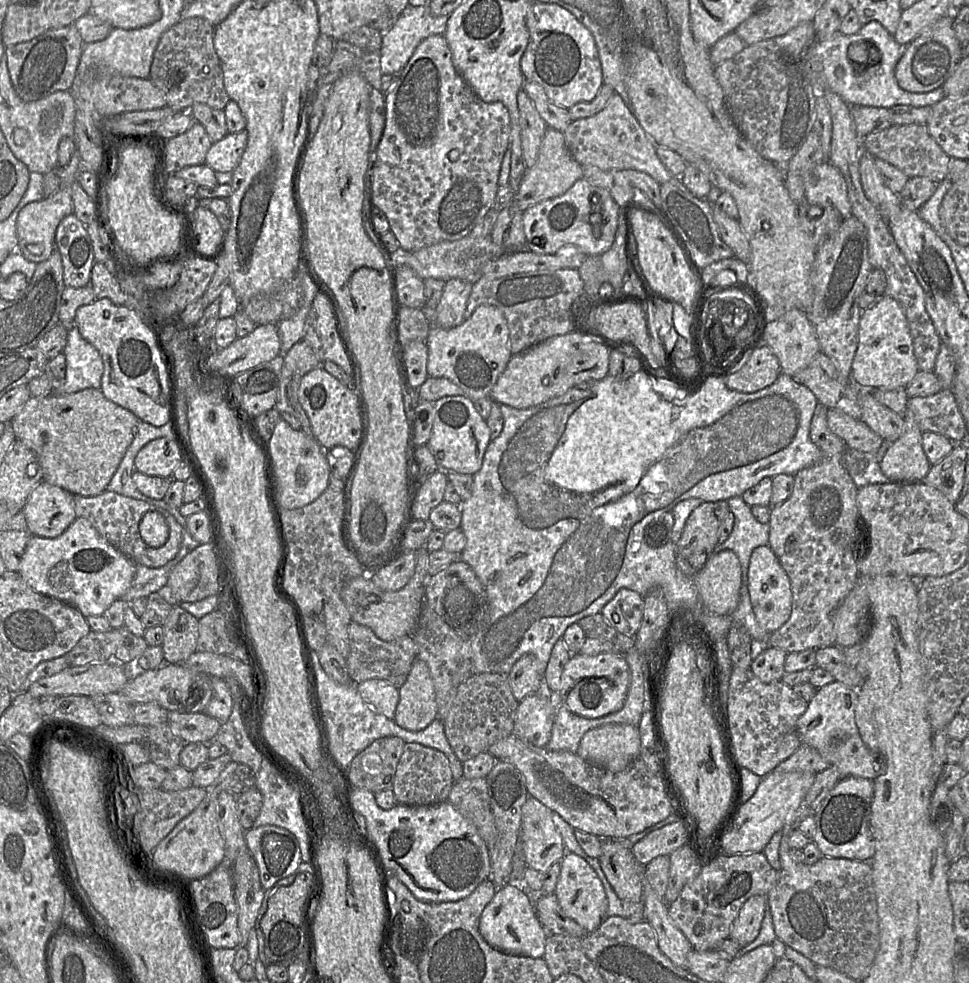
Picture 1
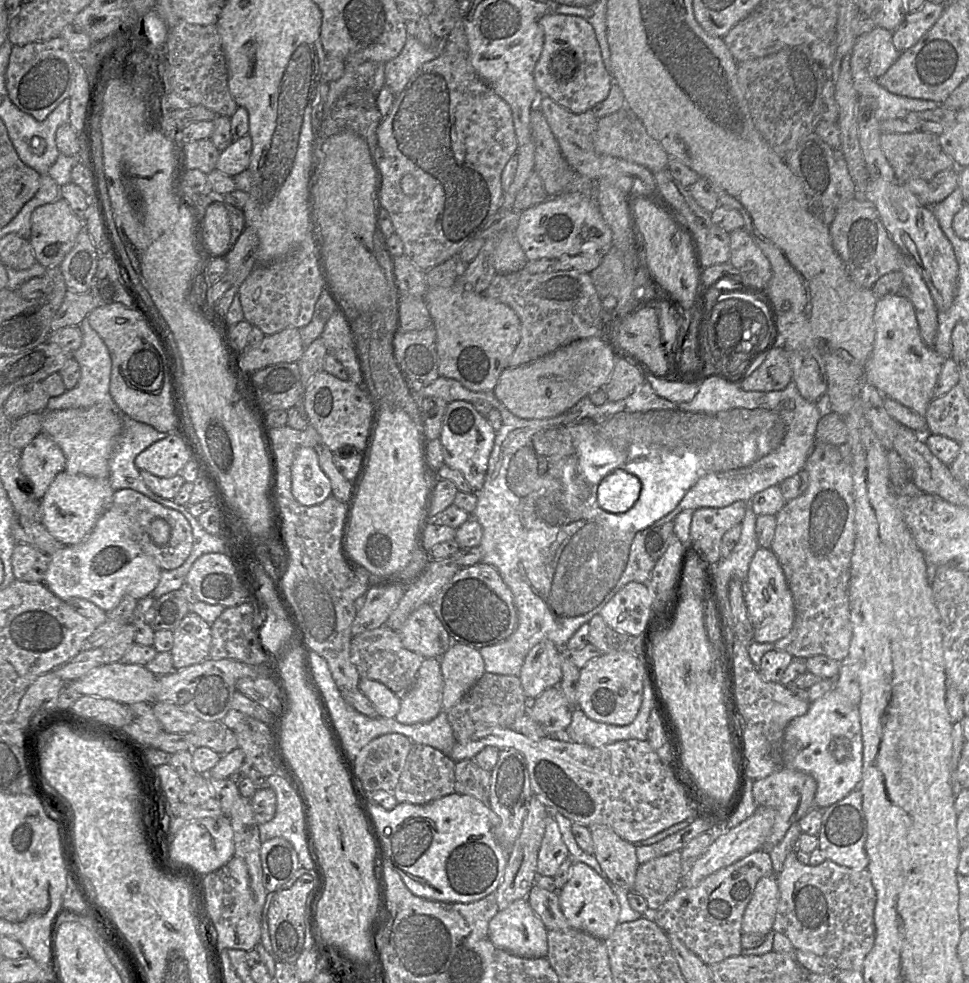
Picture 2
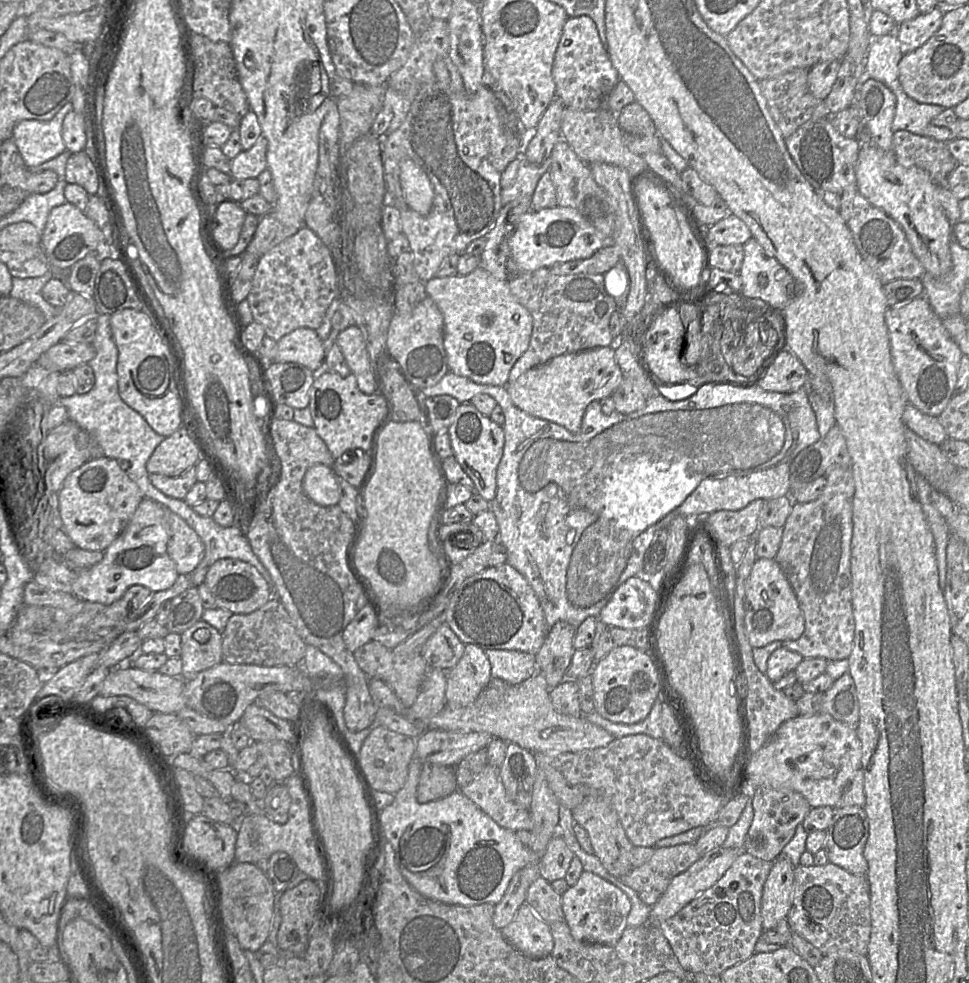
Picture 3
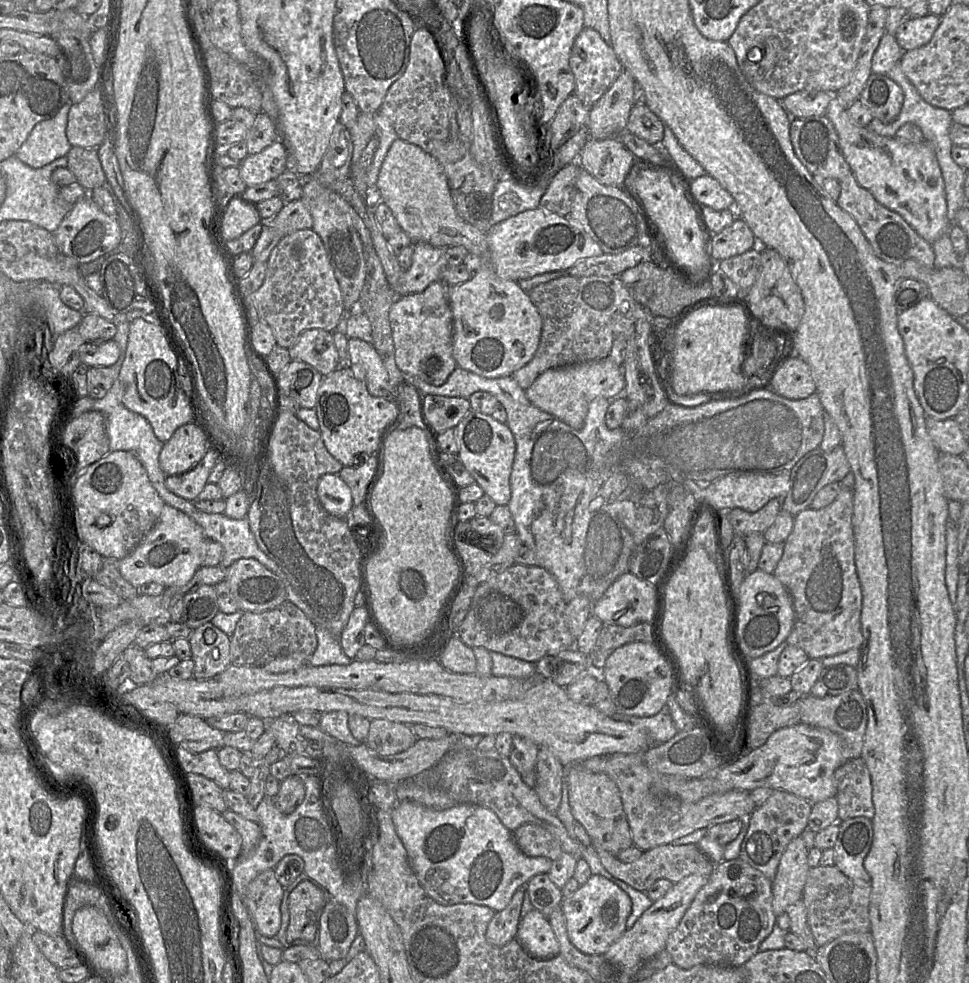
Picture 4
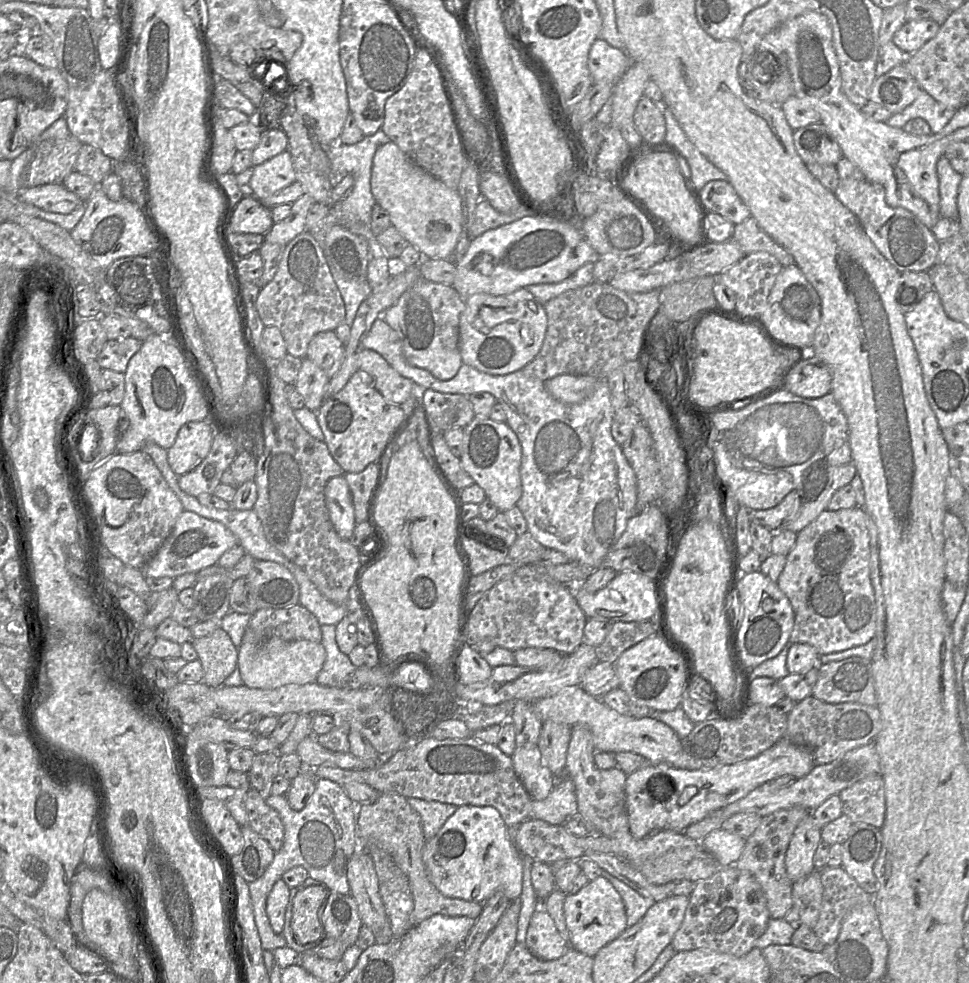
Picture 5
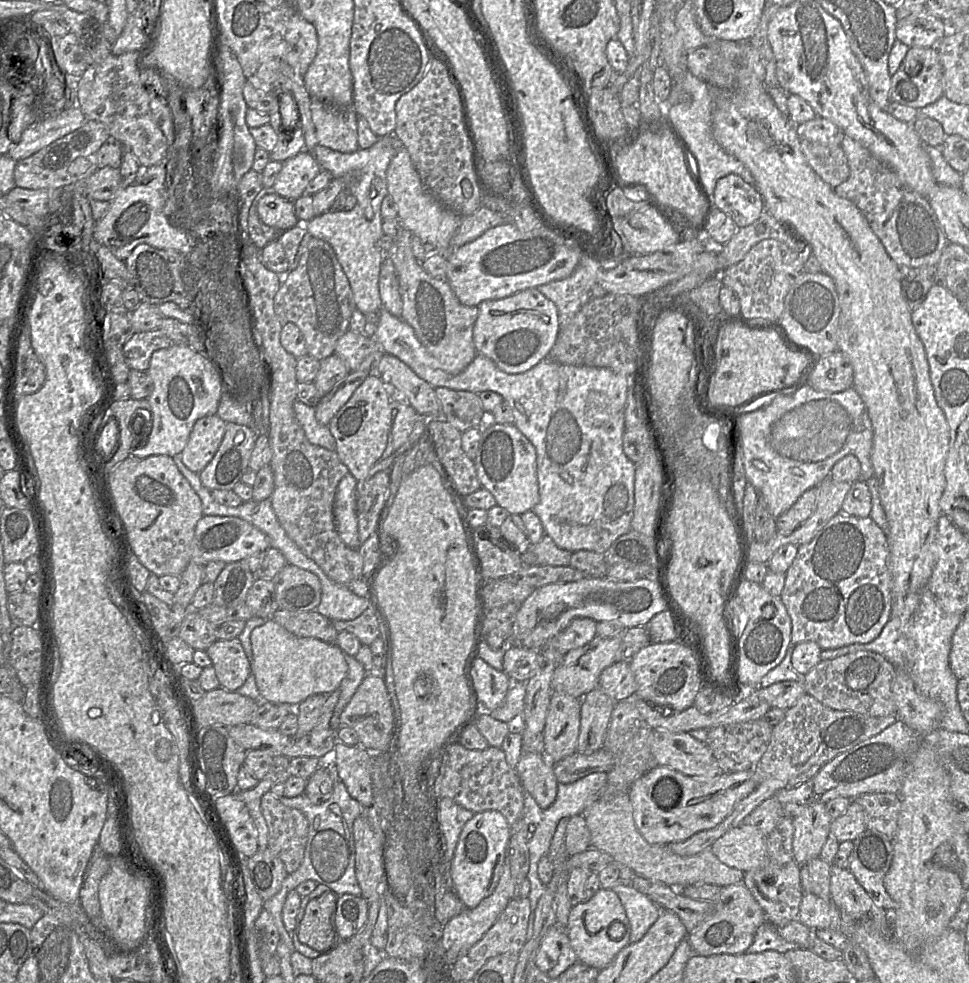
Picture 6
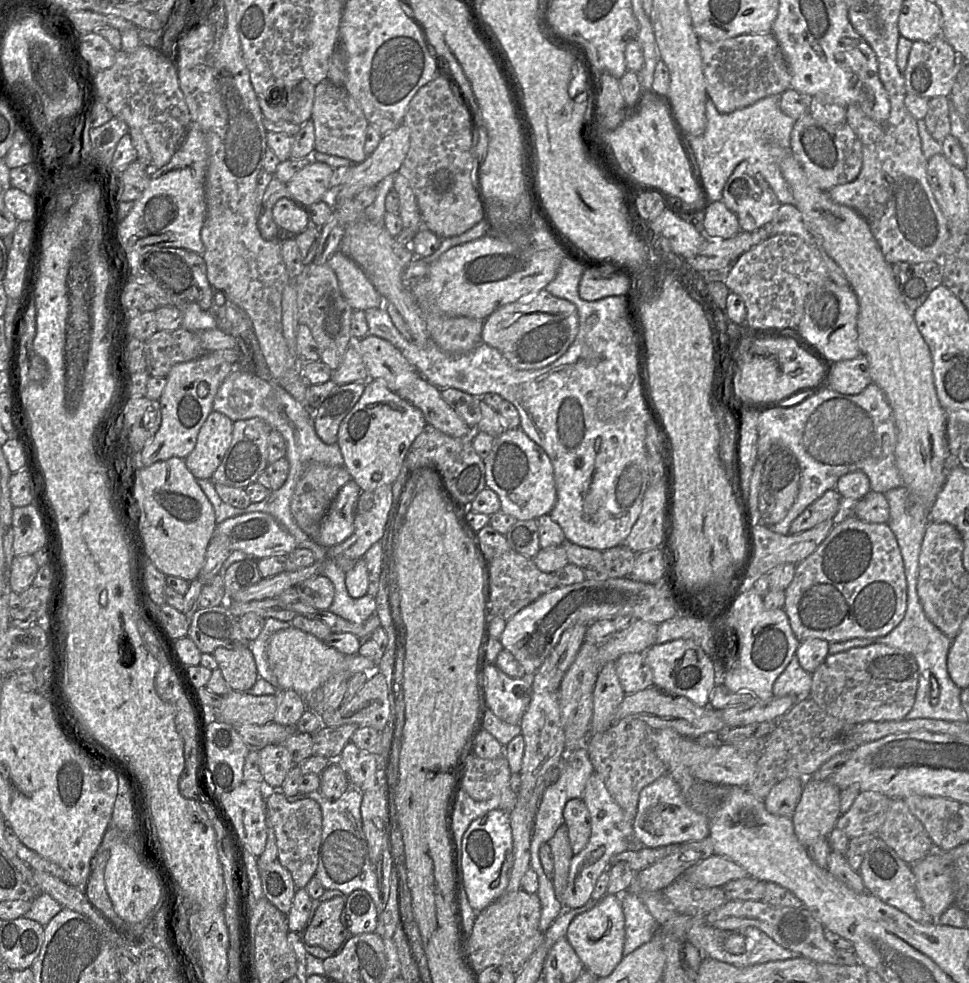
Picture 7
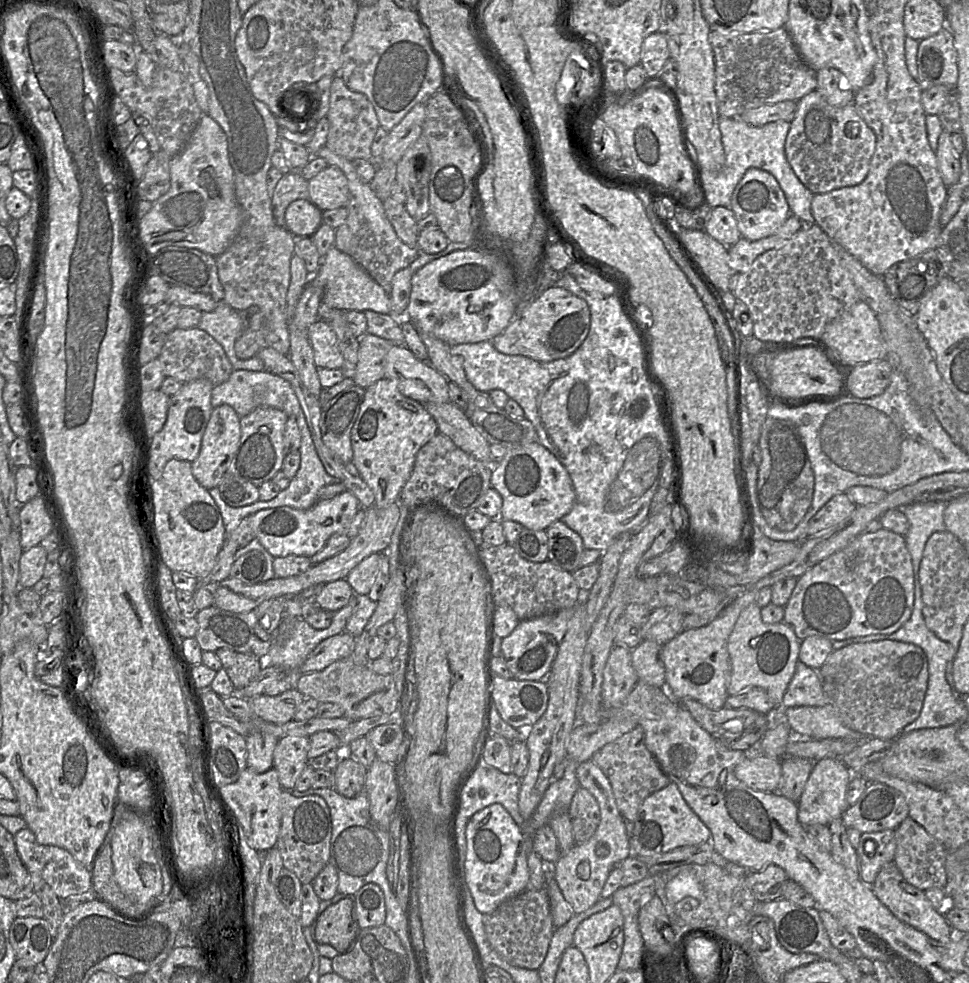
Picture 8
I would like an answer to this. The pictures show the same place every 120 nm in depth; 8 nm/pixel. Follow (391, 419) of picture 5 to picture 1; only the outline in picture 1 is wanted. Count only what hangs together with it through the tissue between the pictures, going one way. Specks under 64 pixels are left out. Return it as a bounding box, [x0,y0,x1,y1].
[298,366,363,450]

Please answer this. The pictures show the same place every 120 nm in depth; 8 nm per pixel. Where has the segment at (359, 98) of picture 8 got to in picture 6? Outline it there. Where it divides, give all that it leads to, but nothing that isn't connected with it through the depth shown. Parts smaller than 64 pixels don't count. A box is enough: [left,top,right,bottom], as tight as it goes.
[311,100,360,153]

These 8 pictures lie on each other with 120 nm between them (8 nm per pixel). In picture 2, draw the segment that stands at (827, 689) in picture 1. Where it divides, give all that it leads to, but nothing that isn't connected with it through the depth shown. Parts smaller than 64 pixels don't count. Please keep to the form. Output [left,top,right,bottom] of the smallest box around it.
[782,689,863,809]

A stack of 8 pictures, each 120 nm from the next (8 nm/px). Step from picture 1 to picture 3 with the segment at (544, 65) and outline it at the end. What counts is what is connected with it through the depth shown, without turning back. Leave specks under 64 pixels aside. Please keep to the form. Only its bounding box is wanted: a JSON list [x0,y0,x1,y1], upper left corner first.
[552,16,620,111]

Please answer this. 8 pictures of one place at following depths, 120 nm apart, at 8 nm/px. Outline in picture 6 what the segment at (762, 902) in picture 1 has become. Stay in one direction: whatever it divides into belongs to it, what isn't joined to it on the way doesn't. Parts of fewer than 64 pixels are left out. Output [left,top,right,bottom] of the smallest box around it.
[792,803,832,866]

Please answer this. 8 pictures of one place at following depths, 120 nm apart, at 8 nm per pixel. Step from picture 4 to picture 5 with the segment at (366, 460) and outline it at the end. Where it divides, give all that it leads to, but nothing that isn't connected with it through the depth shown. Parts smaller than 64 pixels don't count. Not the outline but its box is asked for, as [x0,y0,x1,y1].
[344,462,379,524]

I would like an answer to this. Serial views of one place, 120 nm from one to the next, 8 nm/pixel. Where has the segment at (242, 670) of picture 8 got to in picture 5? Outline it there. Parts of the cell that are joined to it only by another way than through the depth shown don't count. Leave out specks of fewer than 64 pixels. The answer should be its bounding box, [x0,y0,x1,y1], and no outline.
[192,628,238,688]

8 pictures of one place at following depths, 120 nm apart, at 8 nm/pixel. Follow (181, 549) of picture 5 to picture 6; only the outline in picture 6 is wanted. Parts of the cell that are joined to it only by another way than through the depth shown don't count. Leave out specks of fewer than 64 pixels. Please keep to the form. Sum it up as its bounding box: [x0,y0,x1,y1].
[191,516,270,564]

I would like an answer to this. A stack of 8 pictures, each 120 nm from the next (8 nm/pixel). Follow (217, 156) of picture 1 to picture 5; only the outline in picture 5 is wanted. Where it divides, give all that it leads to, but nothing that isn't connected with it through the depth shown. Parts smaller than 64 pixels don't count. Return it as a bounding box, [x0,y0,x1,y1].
[249,151,296,199]

